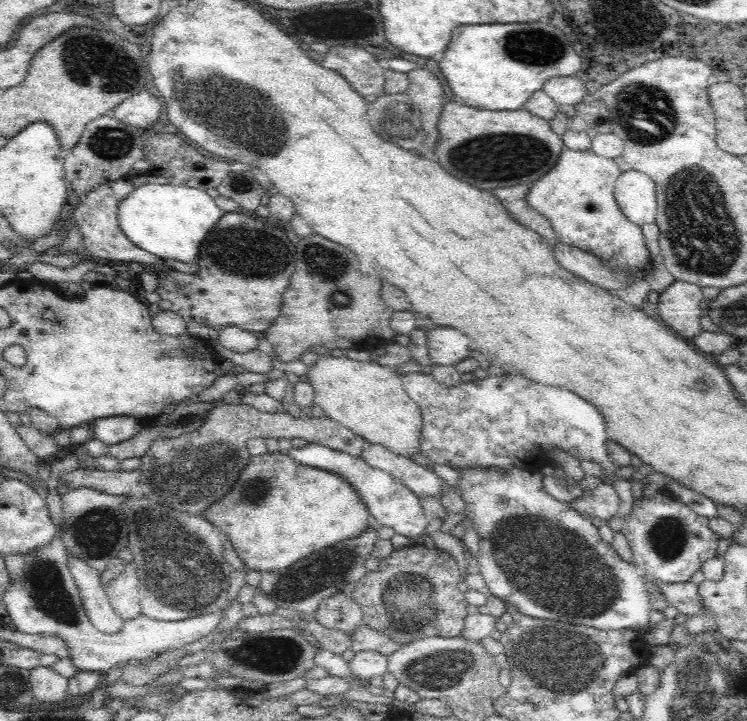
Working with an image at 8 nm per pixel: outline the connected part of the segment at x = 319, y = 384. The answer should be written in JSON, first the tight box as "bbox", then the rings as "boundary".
{"bbox":[305,353,422,457],"boundary":[[[332,353],[316,355],[315,362],[307,366],[305,375],[308,384],[314,389],[313,402],[324,411],[325,416],[359,434],[367,443],[381,444],[396,454],[409,457],[420,450],[418,440],[422,428],[422,415],[418,405],[408,397],[408,393],[402,387],[398,373],[370,360],[356,360],[346,355],[336,356]]]}

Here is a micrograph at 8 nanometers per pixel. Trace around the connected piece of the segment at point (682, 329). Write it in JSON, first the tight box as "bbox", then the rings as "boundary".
{"bbox":[658,278,705,341],"boundary":[[[674,278],[672,283],[658,294],[658,317],[679,337],[690,341],[702,331],[699,319],[704,315],[705,300],[700,286]]]}

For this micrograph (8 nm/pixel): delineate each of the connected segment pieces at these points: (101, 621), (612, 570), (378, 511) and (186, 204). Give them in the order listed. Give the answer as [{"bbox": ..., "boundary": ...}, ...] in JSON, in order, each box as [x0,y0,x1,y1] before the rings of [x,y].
[{"bbox":[67,552,124,634],"boundary":[[[67,552],[68,568],[78,587],[84,612],[91,623],[103,633],[114,634],[122,628],[124,619],[116,614],[101,582],[101,573],[81,558]]]},{"bbox":[452,467,654,631],"boundary":[[[452,467],[461,472],[460,480],[455,485],[456,491],[466,503],[465,515],[472,522],[475,531],[479,536],[478,565],[479,574],[483,578],[489,591],[494,596],[504,598],[507,602],[519,607],[519,611],[528,616],[536,618],[545,618],[546,620],[558,620],[560,622],[568,622],[570,624],[582,624],[592,626],[598,630],[620,630],[624,628],[634,628],[638,630],[651,631],[654,624],[650,622],[649,614],[653,610],[650,602],[649,591],[646,590],[647,579],[638,573],[638,568],[632,562],[626,562],[615,551],[612,544],[604,542],[599,533],[599,527],[596,527],[590,520],[582,516],[570,502],[560,502],[544,488],[543,477],[545,470],[530,471],[522,469],[513,469],[510,473],[496,469],[486,469],[477,467],[476,469]]]},{"bbox":[286,441,429,539],"boundary":[[[307,441],[291,446],[286,455],[295,462],[330,471],[349,480],[367,504],[368,512],[377,526],[390,526],[396,534],[402,534],[409,539],[414,539],[426,531],[429,519],[422,508],[420,497],[404,484],[396,482],[390,474],[371,468],[359,456],[352,456],[346,452]]]},{"bbox":[117,182,223,263],"boundary":[[[150,182],[134,187],[117,205],[117,223],[132,244],[154,257],[184,263],[199,260],[200,243],[215,228],[223,214],[204,190],[171,183]]]}]

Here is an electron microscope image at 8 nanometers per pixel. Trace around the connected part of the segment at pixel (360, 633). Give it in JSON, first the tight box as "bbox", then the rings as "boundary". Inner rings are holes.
{"bbox":[349,625,404,656],"boundary":[[[362,625],[349,635],[352,639],[351,650],[356,653],[360,650],[375,650],[384,654],[384,656],[388,656],[404,645],[403,642],[394,640],[386,633],[374,630],[368,625]]]}

